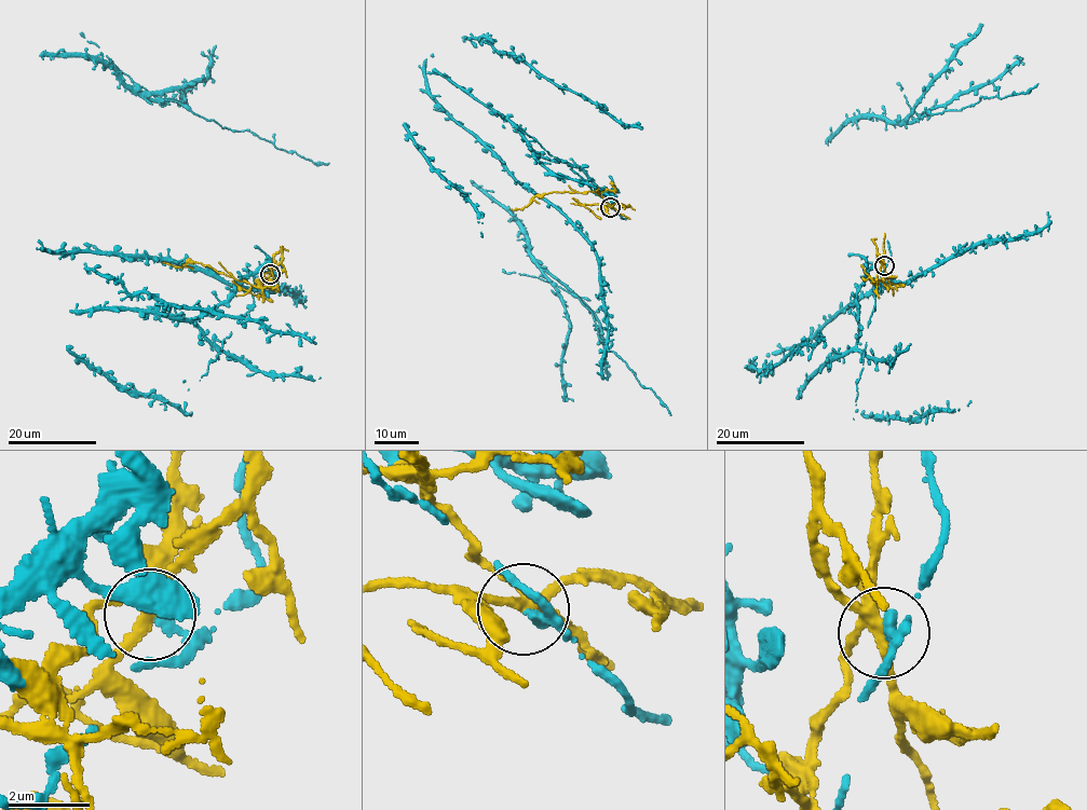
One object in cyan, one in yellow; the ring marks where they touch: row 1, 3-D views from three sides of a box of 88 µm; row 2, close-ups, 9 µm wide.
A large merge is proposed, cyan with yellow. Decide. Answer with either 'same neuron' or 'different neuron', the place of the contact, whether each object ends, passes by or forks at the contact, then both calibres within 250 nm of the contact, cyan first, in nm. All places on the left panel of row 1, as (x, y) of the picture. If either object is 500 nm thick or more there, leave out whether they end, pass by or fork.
different neuron; place (270, 274); cyan ends; yellow forks; calibres 320 and 260 nm

